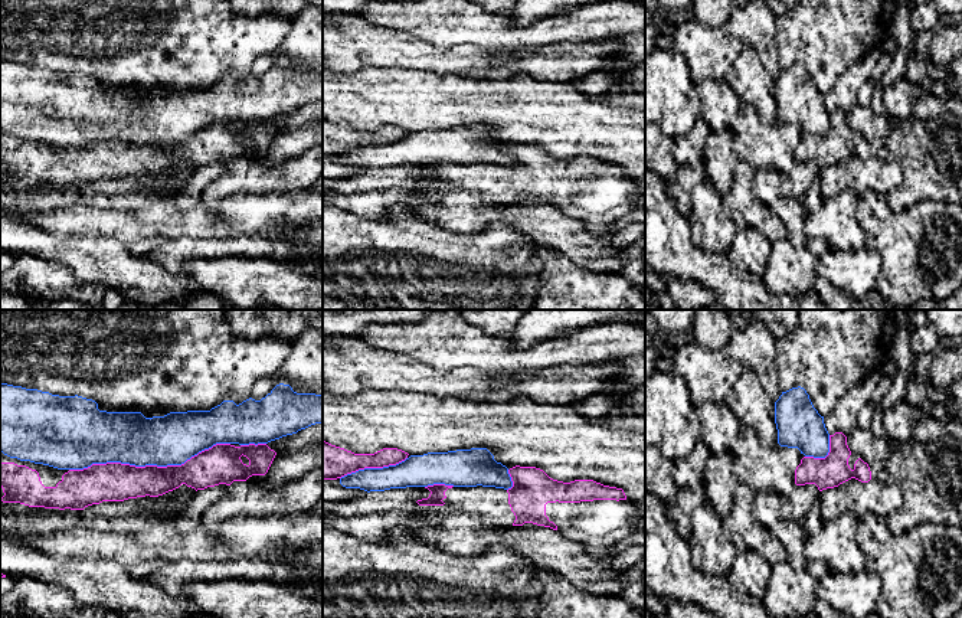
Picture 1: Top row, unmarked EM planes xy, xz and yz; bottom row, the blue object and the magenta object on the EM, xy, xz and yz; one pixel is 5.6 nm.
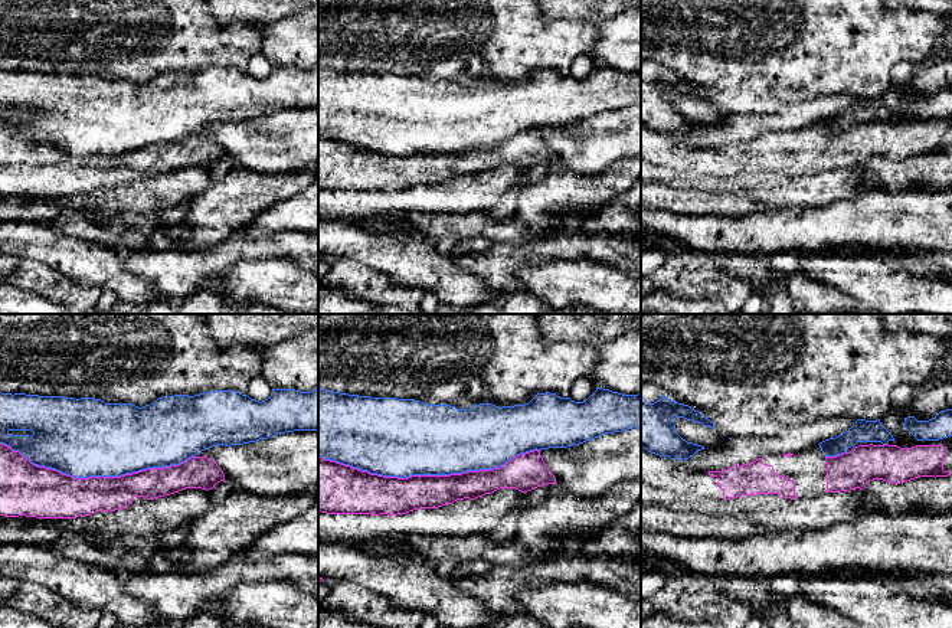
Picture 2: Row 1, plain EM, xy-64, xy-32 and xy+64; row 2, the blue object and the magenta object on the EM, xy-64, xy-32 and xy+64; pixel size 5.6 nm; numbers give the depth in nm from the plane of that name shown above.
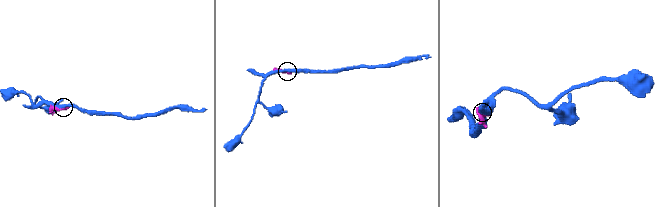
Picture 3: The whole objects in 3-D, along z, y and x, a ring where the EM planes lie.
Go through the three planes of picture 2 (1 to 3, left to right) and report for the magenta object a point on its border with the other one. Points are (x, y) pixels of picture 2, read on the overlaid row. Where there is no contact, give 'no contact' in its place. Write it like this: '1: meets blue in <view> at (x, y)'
1: meets blue in xy-64 at (98, 476)
2: meets blue in xy-32 at (428, 474)
3: meets blue in xy+64 at (836, 455)

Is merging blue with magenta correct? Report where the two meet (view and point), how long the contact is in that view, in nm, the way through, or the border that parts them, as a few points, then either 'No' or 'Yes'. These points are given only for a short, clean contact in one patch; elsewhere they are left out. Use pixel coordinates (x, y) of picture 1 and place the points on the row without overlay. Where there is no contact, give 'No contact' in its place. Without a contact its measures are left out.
Touches blue at xy (149, 141). Shared border 900 nm. No

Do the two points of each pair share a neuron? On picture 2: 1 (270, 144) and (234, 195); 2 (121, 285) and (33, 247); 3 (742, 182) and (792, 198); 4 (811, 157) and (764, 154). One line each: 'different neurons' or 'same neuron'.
1: different neurons
2: same neuron
3: same neuron
4: same neuron

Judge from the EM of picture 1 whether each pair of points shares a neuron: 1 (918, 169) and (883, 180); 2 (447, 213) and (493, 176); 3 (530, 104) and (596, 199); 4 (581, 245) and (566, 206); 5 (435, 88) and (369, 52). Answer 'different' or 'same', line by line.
1: different
2: different
3: different
4: different
5: different

